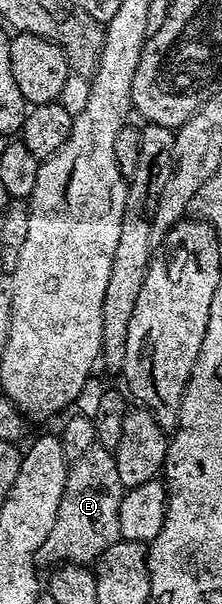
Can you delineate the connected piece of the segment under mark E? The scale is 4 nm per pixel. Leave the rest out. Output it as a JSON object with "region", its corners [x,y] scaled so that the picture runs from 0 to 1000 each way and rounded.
{"region":[[[441,738],[383,745],[302,778],[275,838],[257,838],[257,864],[221,877],[221,891],[185,897],[171,925],[225,937],[293,934],[423,935],[491,904],[545,892],[536,886],[536,839],[563,810],[527,791],[518,757],[486,743]]]}

